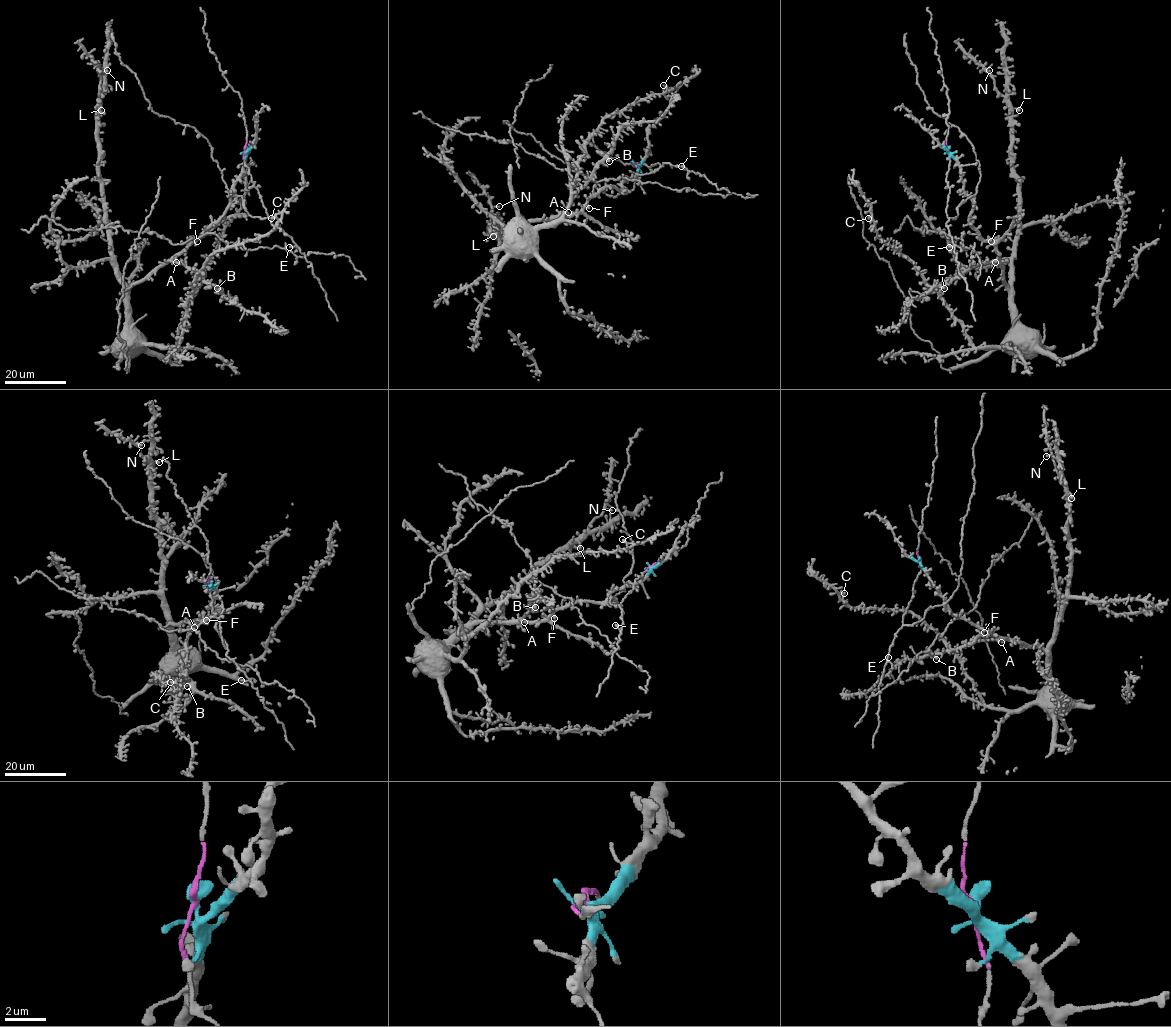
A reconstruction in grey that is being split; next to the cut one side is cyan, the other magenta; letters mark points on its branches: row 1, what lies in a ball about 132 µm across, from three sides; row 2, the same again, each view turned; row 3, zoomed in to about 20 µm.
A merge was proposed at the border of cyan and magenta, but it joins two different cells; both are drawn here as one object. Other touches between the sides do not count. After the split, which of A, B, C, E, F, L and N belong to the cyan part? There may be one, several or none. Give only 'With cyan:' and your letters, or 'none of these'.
With cyan: A, B, C, F, L, N

